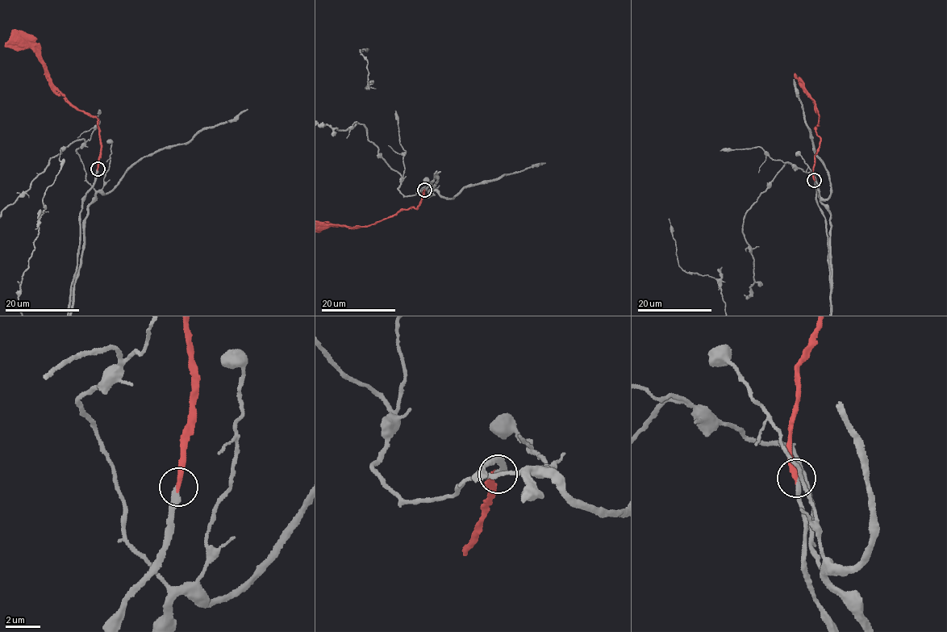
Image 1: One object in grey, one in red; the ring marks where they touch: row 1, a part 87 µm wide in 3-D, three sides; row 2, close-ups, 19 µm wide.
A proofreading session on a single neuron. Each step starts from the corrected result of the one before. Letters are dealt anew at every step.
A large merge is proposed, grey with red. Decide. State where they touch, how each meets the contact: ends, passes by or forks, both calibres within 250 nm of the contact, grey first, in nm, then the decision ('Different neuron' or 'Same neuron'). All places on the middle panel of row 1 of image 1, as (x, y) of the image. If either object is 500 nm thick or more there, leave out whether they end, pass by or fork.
Place: (424, 190). At the ring grey ends. At the ring red ends. Thickness 320 nm (grey) against 300 nm. Same neuron

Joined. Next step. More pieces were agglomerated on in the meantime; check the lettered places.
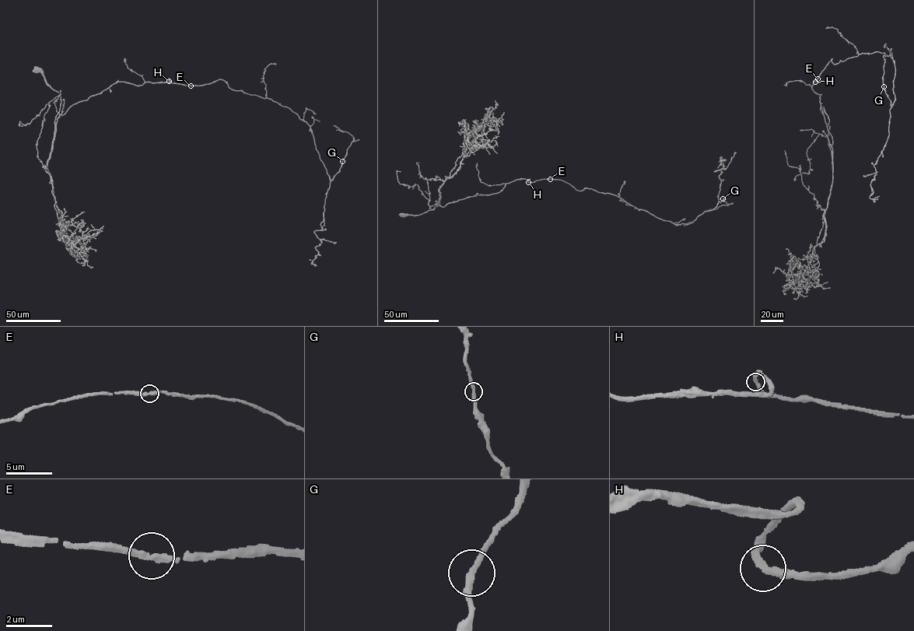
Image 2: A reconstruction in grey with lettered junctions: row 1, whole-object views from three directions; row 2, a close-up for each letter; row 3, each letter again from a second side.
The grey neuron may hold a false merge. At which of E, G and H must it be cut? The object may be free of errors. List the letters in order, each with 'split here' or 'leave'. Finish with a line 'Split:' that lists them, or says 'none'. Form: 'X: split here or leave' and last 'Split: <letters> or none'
E: leave
G: leave
H: leave
Split: none

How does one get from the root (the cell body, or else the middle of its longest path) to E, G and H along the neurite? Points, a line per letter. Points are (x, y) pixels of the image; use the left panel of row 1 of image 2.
E: (36, 69), (60, 92), (54, 137), (60, 114), (118, 82), (138, 85), (169, 79), (190, 85)
G: (36, 69), (60, 92), (54, 137), (60, 114), (118, 82), (220, 79), (305, 120), (330, 180), (342, 161)
H: (36, 69), (60, 92), (54, 137), (60, 114), (113, 84), (121, 82), (138, 85), (146, 82), (169, 81)

